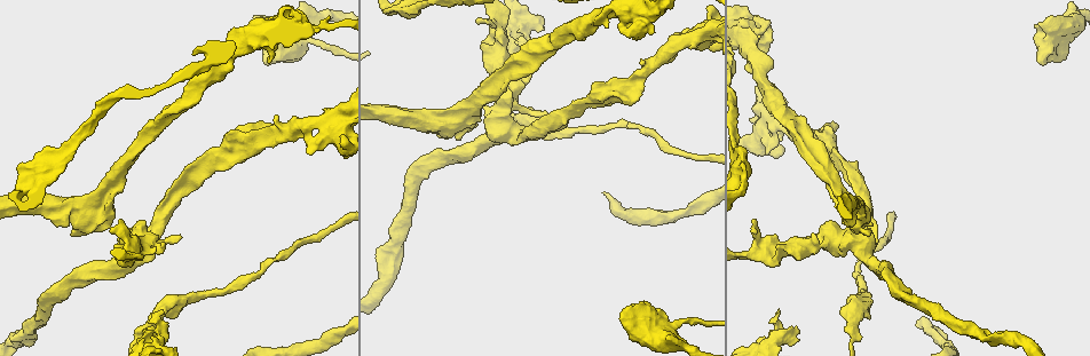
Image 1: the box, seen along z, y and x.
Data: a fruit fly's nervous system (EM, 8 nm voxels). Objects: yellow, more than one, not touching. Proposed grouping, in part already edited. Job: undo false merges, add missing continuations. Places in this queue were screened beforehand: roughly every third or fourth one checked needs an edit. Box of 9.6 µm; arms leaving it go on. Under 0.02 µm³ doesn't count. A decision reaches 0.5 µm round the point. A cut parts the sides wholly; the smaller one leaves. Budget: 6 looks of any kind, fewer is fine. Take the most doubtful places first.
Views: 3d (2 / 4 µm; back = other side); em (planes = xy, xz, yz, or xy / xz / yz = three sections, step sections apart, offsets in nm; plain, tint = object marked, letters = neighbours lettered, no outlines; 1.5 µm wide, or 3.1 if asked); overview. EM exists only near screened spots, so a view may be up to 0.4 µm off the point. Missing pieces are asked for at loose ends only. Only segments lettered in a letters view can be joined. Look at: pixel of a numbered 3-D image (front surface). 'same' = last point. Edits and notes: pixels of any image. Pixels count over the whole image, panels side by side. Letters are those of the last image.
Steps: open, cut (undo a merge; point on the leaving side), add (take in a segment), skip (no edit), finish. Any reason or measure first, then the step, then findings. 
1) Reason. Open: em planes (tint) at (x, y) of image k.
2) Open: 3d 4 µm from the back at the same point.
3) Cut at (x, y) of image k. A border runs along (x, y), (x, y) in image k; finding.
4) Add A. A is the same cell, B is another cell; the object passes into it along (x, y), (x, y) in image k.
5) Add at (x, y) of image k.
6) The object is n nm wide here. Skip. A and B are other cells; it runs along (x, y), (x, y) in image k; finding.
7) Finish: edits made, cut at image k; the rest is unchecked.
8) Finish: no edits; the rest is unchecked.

Branch stops here. Open: 3d 4 µm at (1037, 25) of image 1.

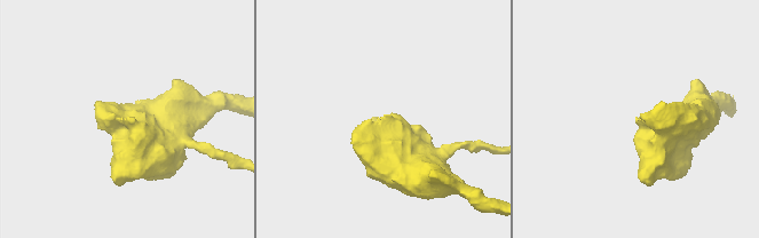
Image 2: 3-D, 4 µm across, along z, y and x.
Open: em planes (tint) at (114, 114) of image 2.

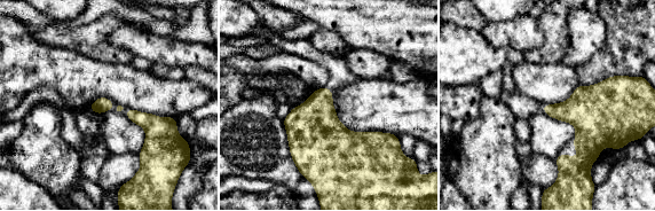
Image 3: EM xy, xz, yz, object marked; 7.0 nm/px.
Open: em planes (letters) at the same point.

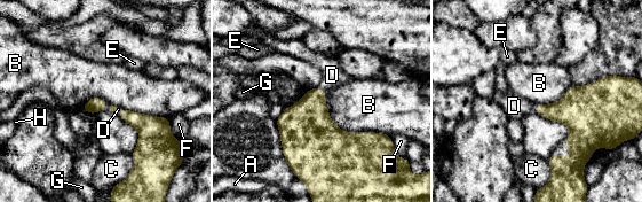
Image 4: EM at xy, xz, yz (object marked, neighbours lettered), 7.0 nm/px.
The object is 380 nm wide here; the longest contact is with B, 550 nm. Add D. D is the same cell, A, B, C, E, F, G and H are other cells; it goes on there.

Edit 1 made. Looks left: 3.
Redraw. Open: overview.

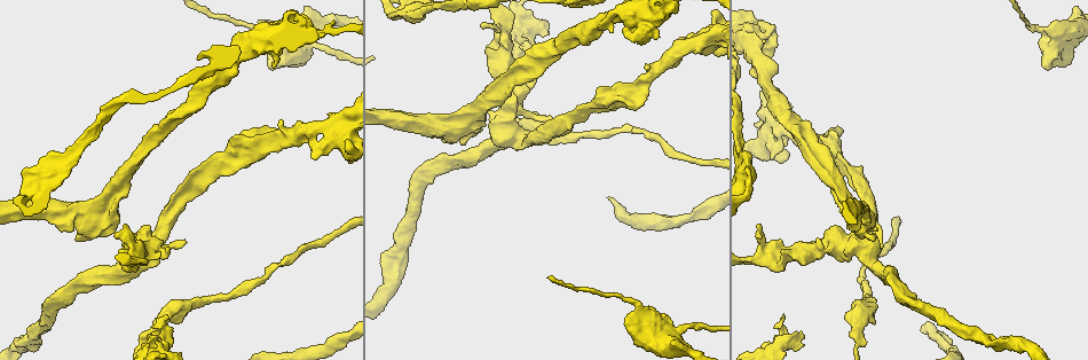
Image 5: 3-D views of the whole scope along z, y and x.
Thick turns thin. Open: 3d 4 µm at (641, 21) of image 5.

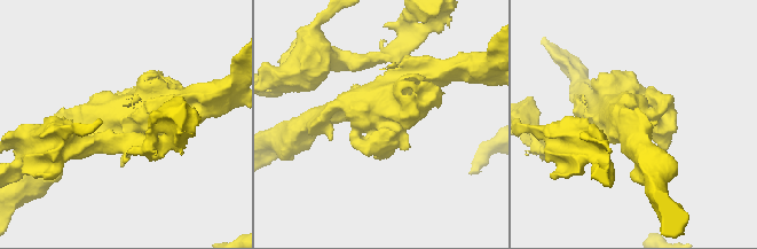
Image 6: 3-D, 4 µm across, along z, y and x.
Open: em planes (letters) at (379, 120) of image 6.

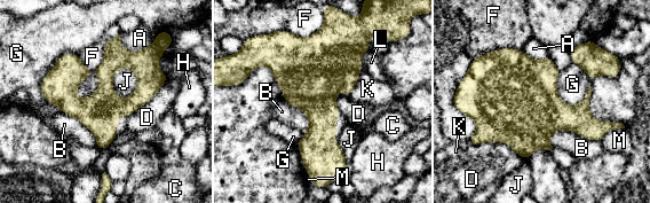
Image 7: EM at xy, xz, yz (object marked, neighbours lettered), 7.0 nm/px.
The object is 280 nm wide here. Skip. A, B, C, D, F, G, H, J, K, L and M are other cells; a border runs along (78, 53), (40, 85), (60, 110) in image 7; all the same neuron.

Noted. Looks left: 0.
Finish: edits made, add at image 4; the rest is unchecked.

